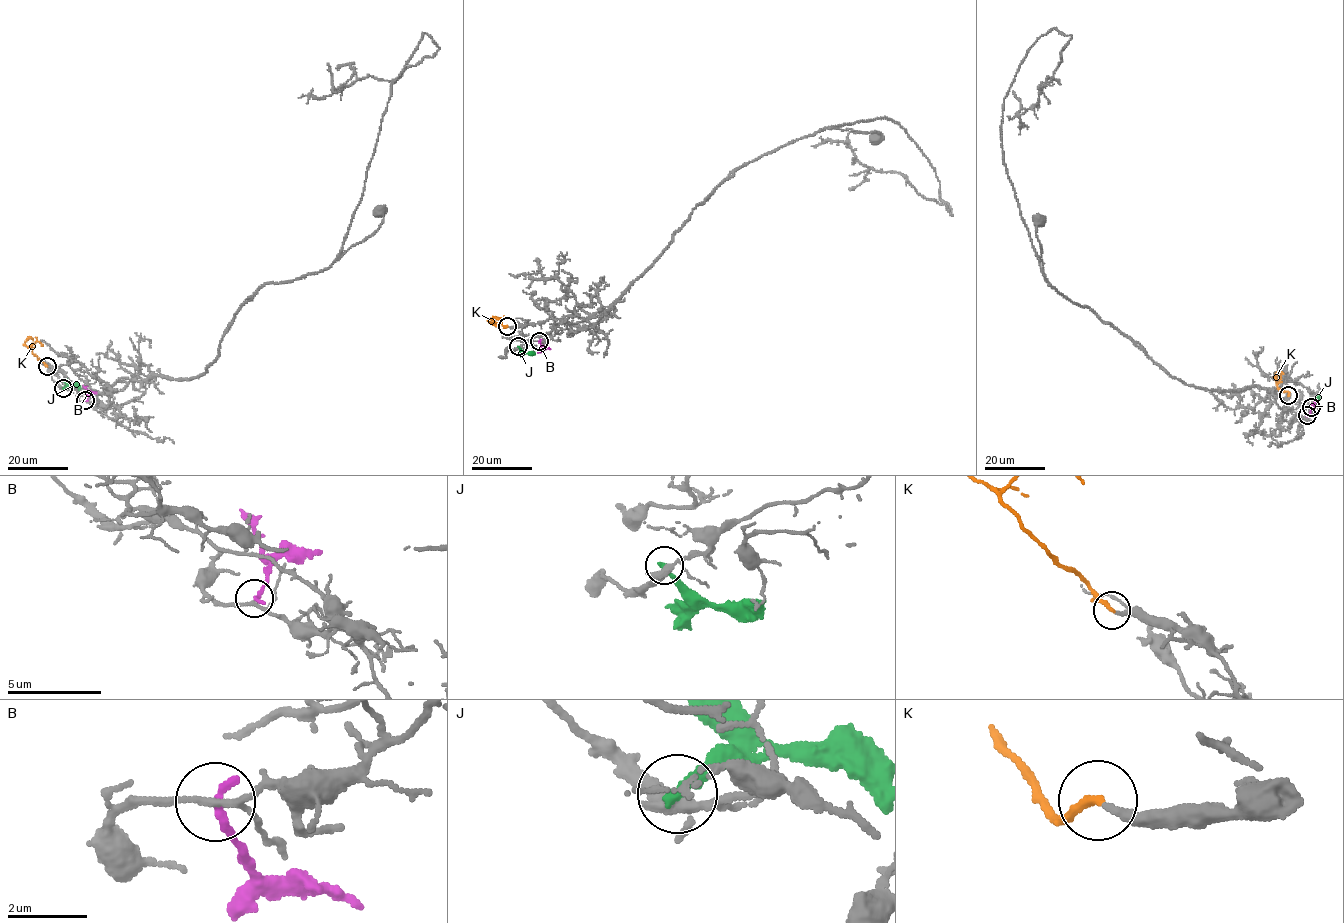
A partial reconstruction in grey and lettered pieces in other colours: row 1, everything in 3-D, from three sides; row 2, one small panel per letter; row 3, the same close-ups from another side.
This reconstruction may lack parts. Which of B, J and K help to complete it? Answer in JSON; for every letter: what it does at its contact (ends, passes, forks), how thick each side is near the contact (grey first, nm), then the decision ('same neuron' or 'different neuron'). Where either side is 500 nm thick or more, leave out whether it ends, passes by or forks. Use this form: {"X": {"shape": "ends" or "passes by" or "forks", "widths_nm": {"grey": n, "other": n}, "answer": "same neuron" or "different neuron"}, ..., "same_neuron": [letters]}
{"B": {"shape": "ends", "widths_nm": {"grey": 140, "other": 260}, "answer": "different neuron"}, "J": {"shape": "ends", "widths_nm": {"grey": 280, "other": 280}, "answer": "different neuron"}, "K": {"shape": "ends", "widths_nm": {"grey": 240, "other": 220}, "answer": "same neuron"}, "same_neuron": ["K"]}

